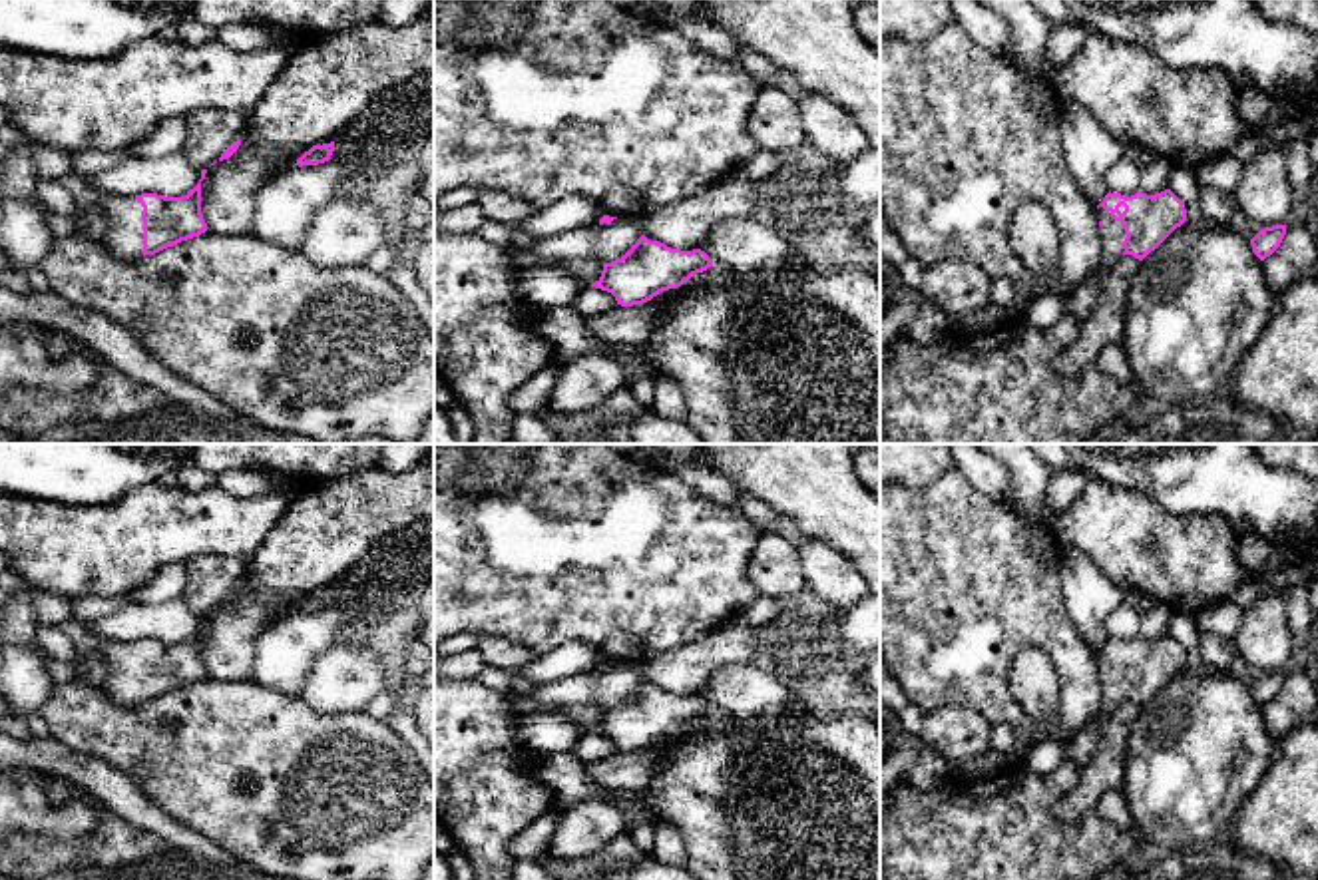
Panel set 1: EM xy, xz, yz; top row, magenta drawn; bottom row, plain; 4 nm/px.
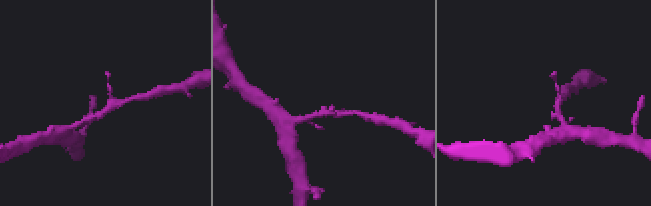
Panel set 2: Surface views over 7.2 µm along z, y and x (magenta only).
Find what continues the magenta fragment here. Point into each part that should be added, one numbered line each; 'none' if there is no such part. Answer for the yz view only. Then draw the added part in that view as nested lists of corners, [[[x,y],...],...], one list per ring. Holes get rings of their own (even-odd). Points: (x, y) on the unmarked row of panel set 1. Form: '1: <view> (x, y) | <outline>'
1: yz (1113, 679) | [[[1099,653],[1097,661],[1101,667],[1101,681],[1103,681],[1101,711],[1111,713],[1115,707],[1123,703],[1125,695],[1121,693],[1121,689],[1125,687],[1127,679],[1123,675],[1123,669],[1111,663],[1111,657]]]

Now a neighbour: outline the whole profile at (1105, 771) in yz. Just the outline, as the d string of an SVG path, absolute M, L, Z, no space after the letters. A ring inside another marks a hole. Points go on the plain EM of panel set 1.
M1123 701L1115 707L1099 731L1095 753L1079 767L1075 788L1059 802L1055 812L1063 820L1079 820L1097 810L1101 796L1125 786L1125 761L1129 751L1129 729L1139 715L1139 705Z

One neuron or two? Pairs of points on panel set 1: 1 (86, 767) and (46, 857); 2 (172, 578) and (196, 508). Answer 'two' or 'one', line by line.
1: two
2: two

